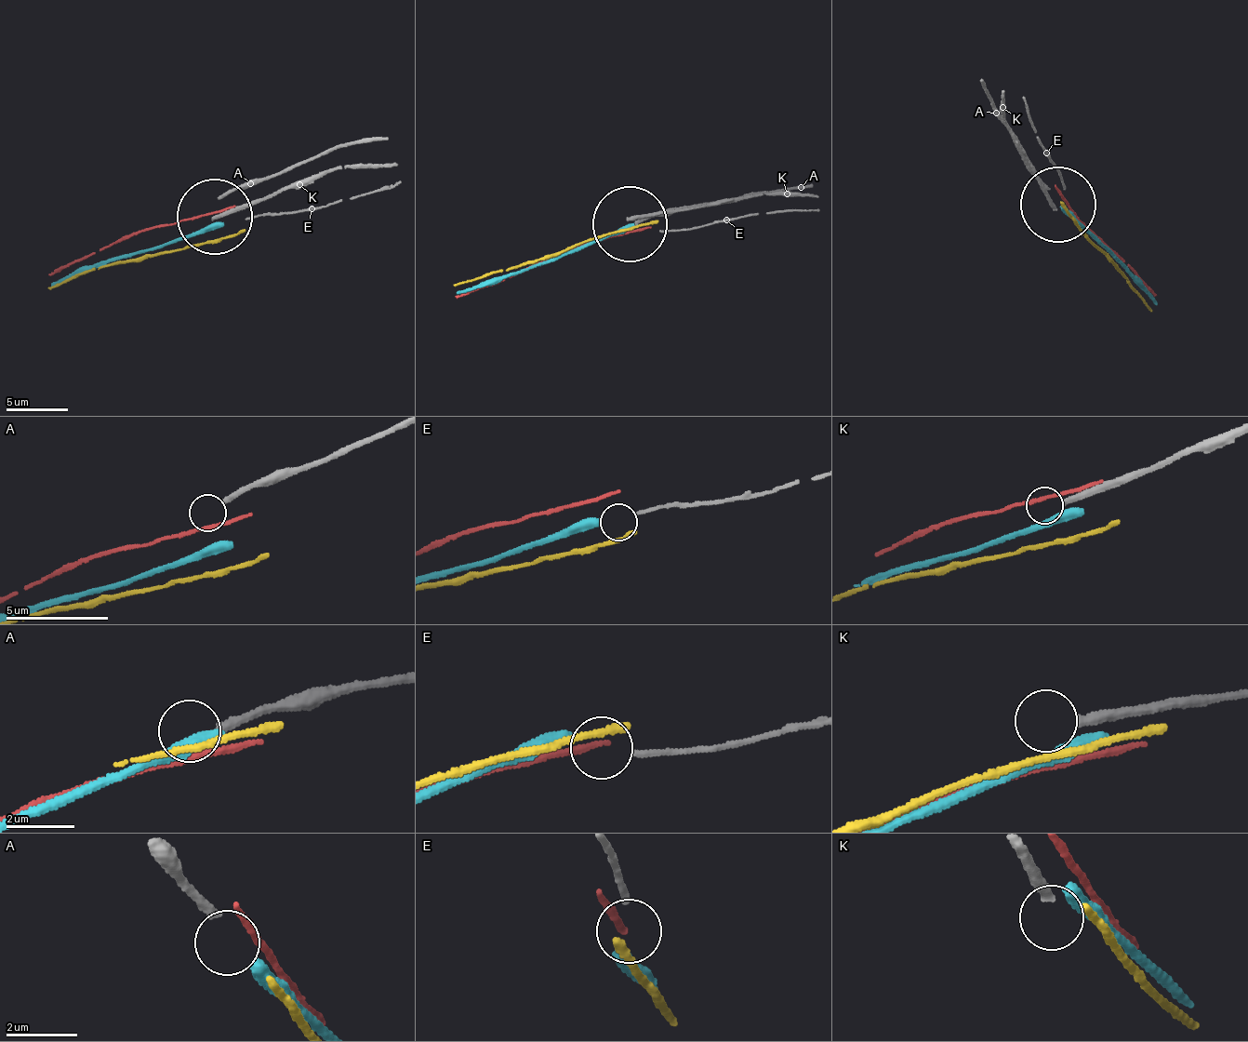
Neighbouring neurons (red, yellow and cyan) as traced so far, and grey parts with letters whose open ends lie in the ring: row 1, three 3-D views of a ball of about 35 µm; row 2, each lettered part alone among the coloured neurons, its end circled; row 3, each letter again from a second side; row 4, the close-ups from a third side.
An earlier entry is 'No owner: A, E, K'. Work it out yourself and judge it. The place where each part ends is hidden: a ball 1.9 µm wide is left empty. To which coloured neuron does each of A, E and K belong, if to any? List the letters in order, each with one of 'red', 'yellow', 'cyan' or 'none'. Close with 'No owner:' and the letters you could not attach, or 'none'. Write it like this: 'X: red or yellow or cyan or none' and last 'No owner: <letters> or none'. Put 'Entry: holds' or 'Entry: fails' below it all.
A: none
E: none
K: none
No owner: A, E, K
Entry: holds

